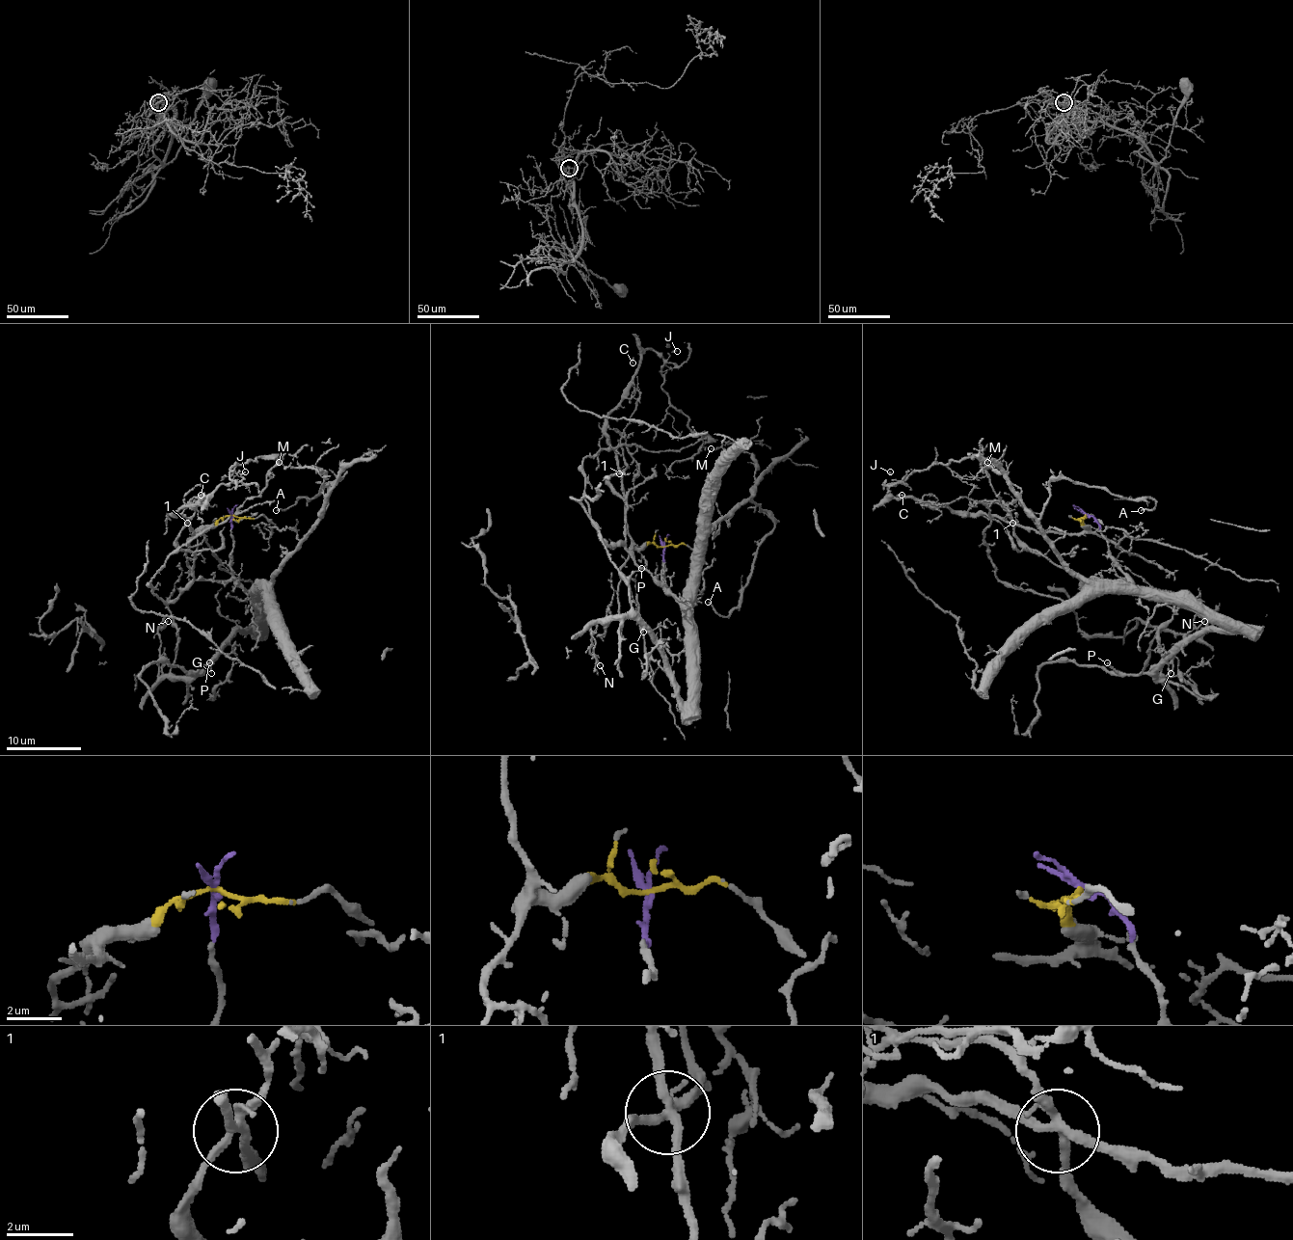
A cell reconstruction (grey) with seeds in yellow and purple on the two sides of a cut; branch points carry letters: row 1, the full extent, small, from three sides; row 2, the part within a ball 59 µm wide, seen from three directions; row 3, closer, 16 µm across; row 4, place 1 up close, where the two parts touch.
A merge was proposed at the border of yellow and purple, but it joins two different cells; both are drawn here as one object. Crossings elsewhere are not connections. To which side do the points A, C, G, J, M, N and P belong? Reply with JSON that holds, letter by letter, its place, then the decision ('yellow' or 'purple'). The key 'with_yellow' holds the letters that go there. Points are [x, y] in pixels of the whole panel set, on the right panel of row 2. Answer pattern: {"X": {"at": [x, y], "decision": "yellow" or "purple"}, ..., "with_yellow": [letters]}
{"A": {"at": [1141, 510], "decision": "purple"}, "C": {"at": [902, 495], "decision": "yellow"}, "G": {"at": [1171, 673], "decision": "purple"}, "J": {"at": [890, 471], "decision": "yellow"}, "M": {"at": [987, 462], "decision": "purple"}, "N": {"at": [1204, 621], "decision": "purple"}, "P": {"at": [1107, 662], "decision": "purple"}, "with_yellow": ["C", "J"]}

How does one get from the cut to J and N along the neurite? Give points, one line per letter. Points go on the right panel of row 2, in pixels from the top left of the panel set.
J: (1086, 515), (1086, 526), (1078, 533), (1035, 531), (997, 517), (895, 498), (889, 484), (899, 482), (889, 471)
N: (1086, 515), (1141, 590), (1188, 598), (1241, 624), (1194, 633), (1157, 675), (1204, 620)

